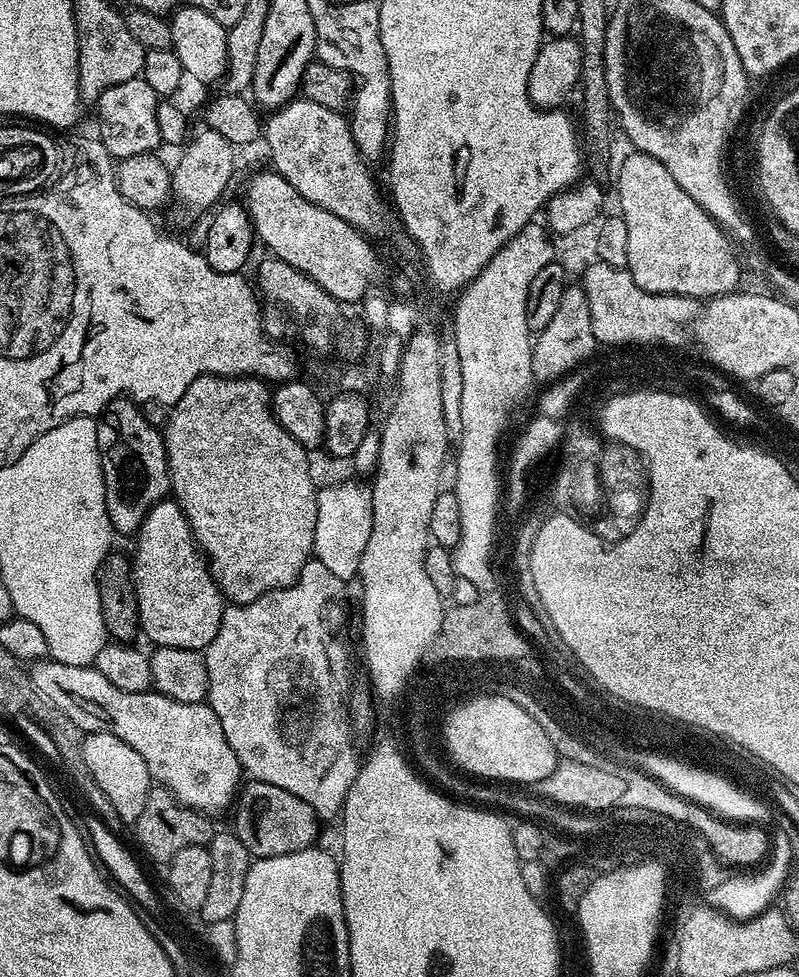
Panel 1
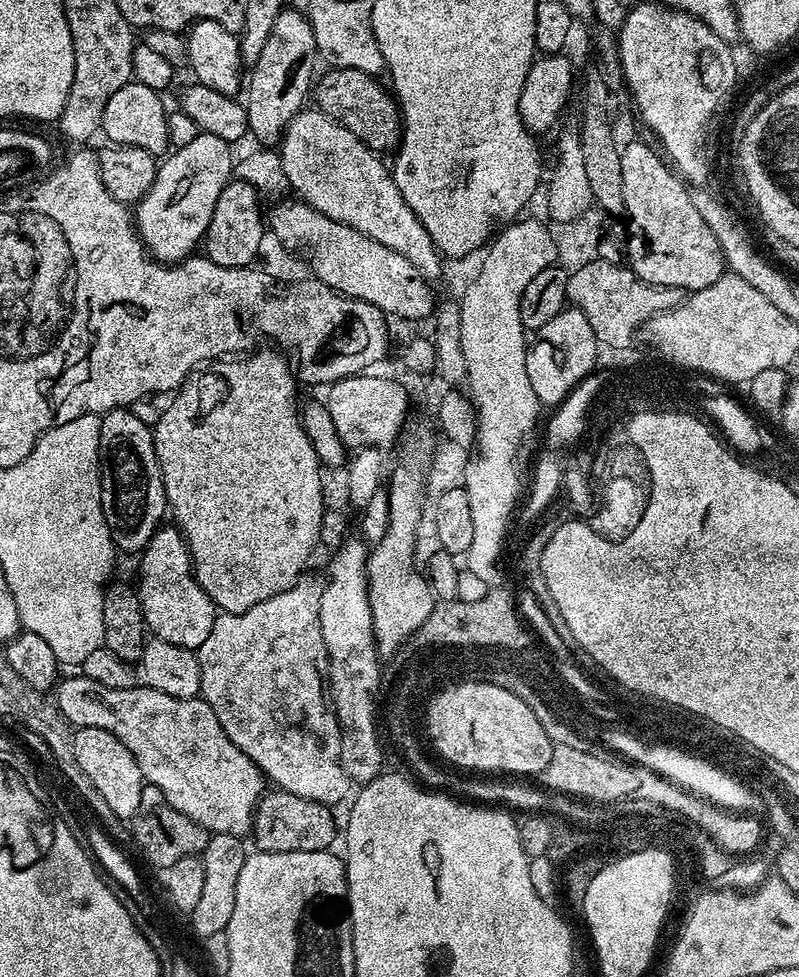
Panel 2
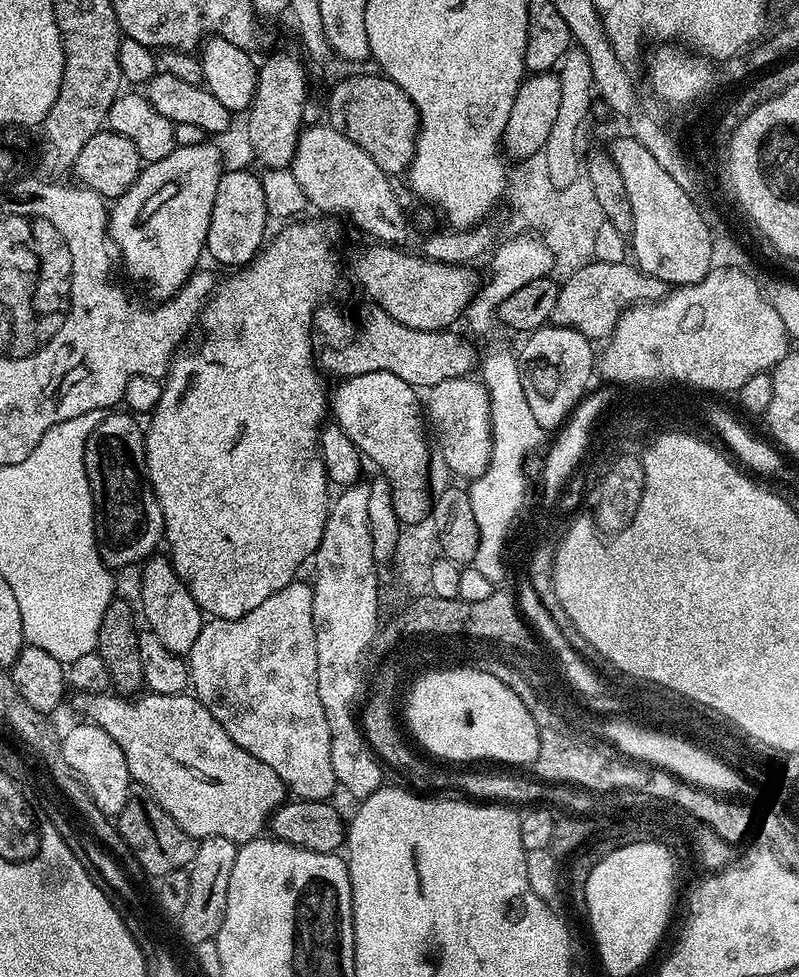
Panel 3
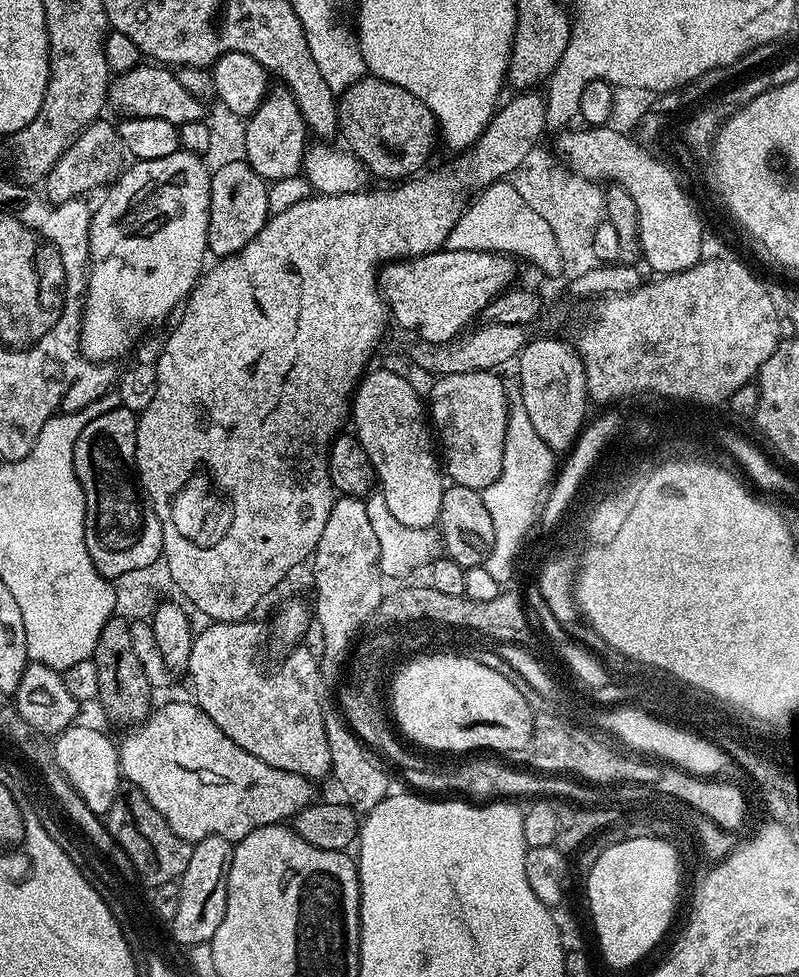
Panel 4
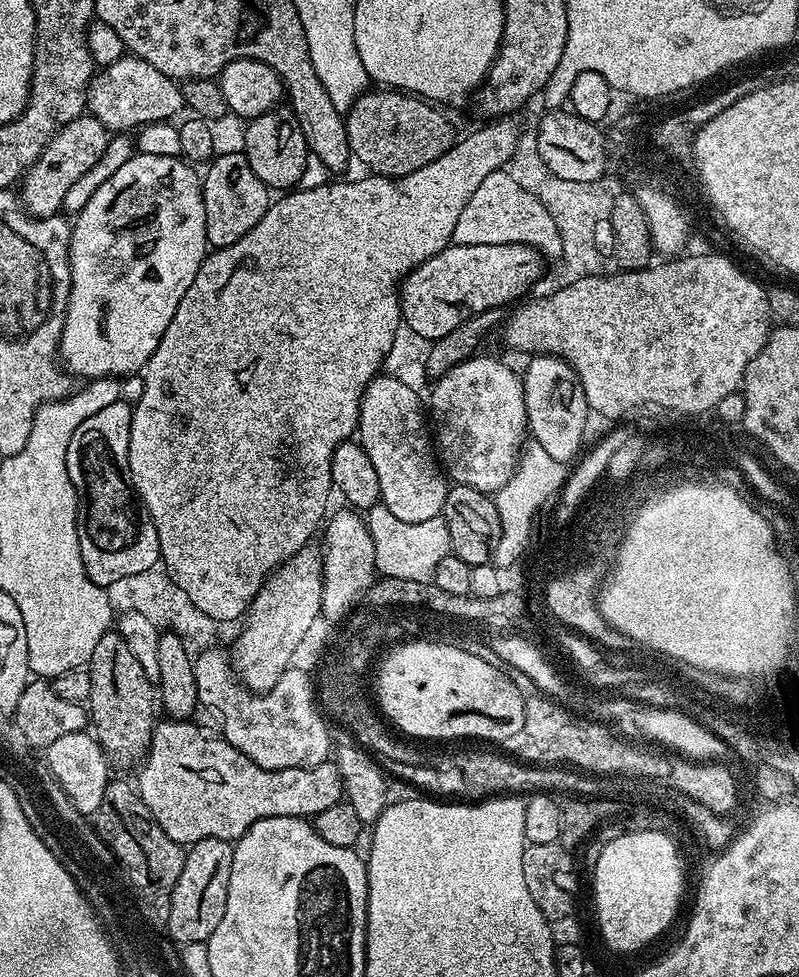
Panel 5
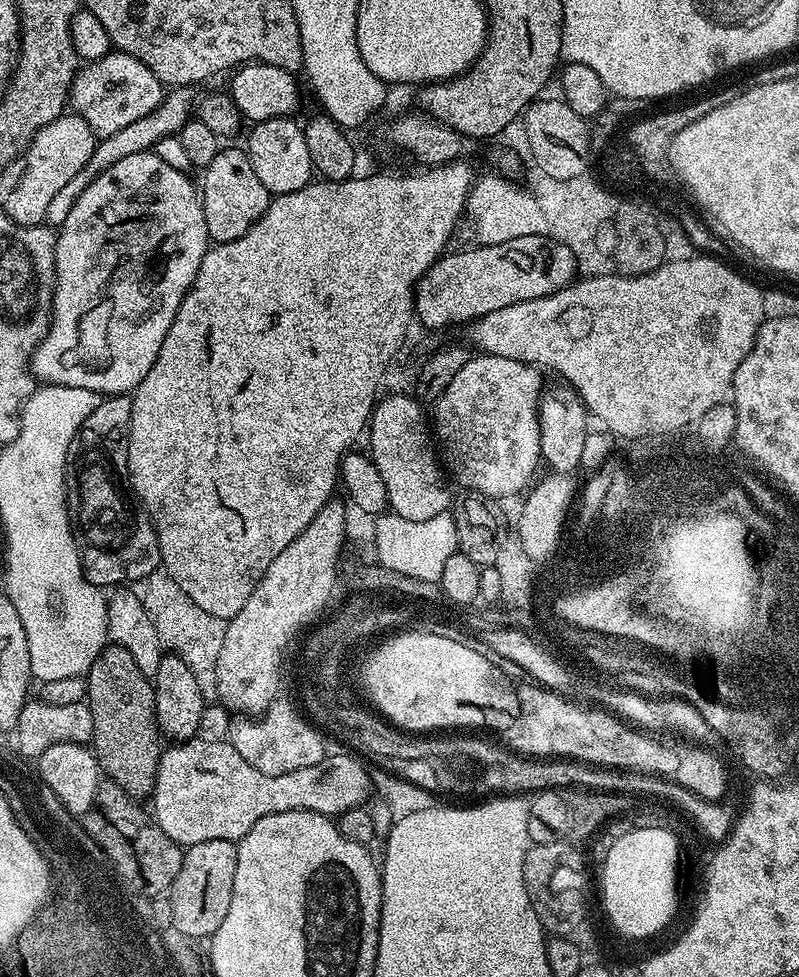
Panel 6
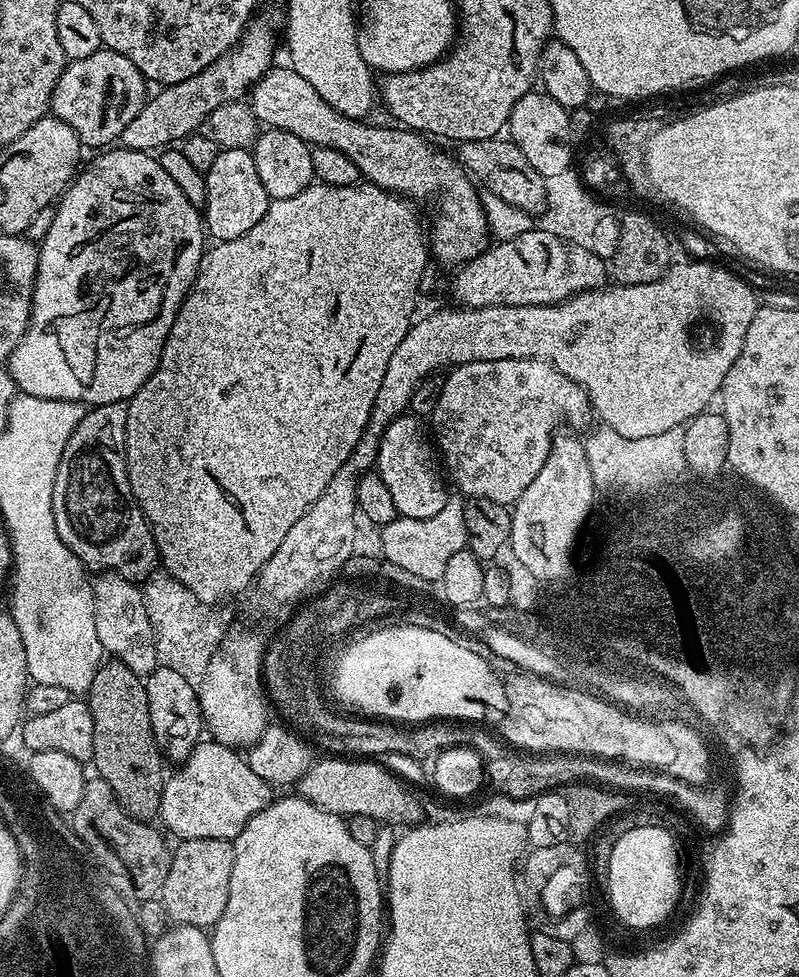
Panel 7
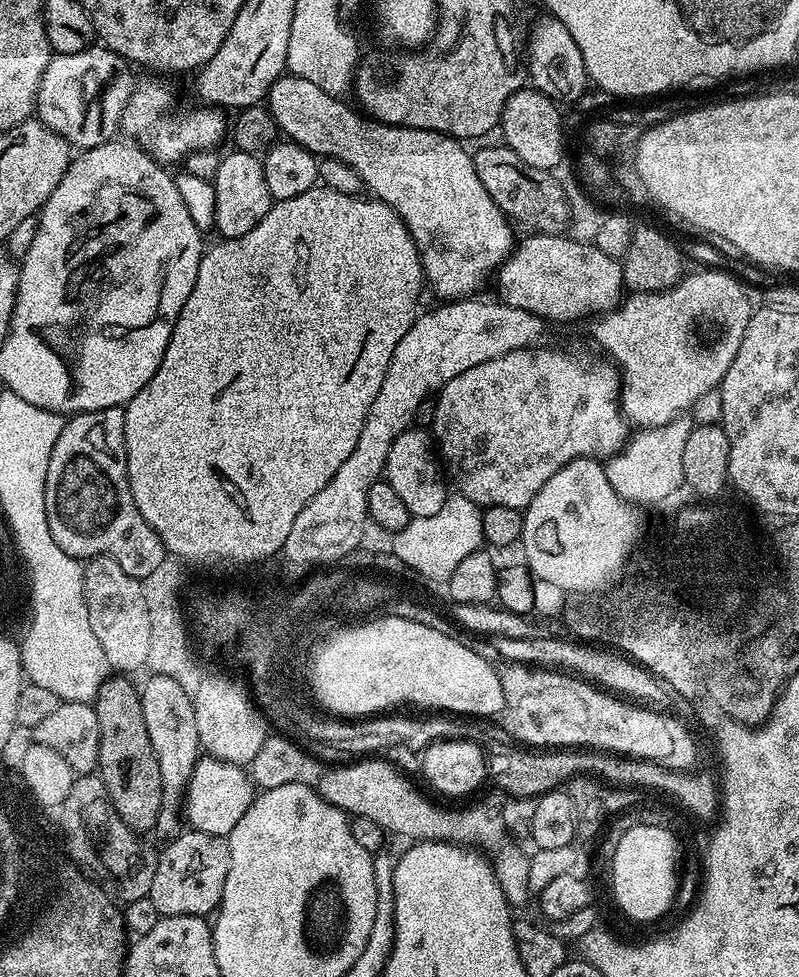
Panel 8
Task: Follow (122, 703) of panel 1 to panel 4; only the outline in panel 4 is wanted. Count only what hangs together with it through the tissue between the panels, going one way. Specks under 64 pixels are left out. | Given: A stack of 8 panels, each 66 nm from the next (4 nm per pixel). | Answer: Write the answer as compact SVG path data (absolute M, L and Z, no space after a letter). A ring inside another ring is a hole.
M176 700L161 708L160 705L153 707L139 726L125 732L128 733L124 741L121 739L118 744L123 779L146 794L150 806L166 818L170 830L174 830L174 834L183 840L195 842L221 836L239 842L256 828L295 818L305 806L317 799L317 785L313 781L302 774L290 774L286 770L266 766L262 758L254 758L254 754L242 750L242 746L230 739L195 702L183 704Z

